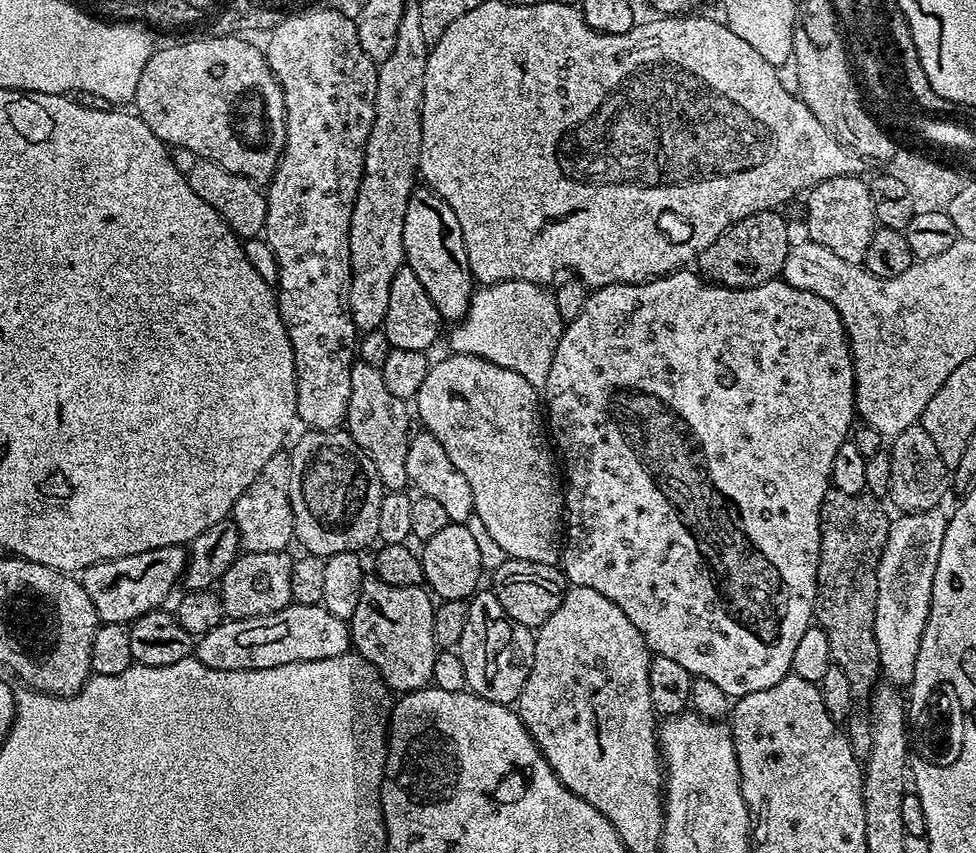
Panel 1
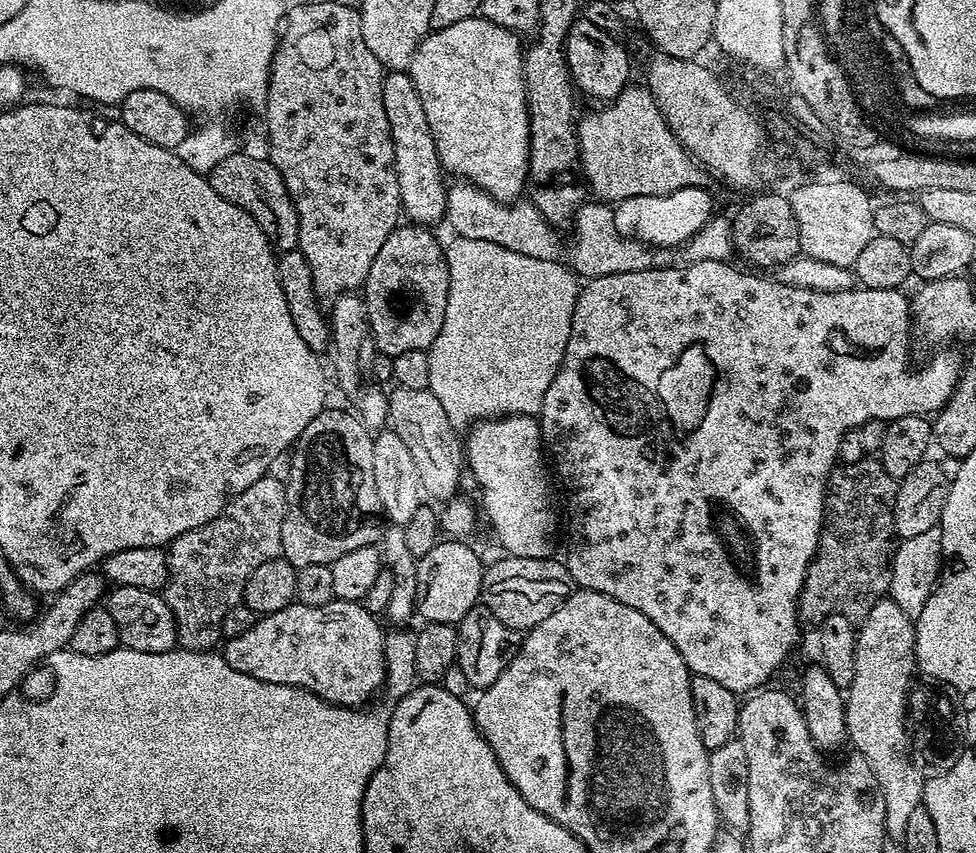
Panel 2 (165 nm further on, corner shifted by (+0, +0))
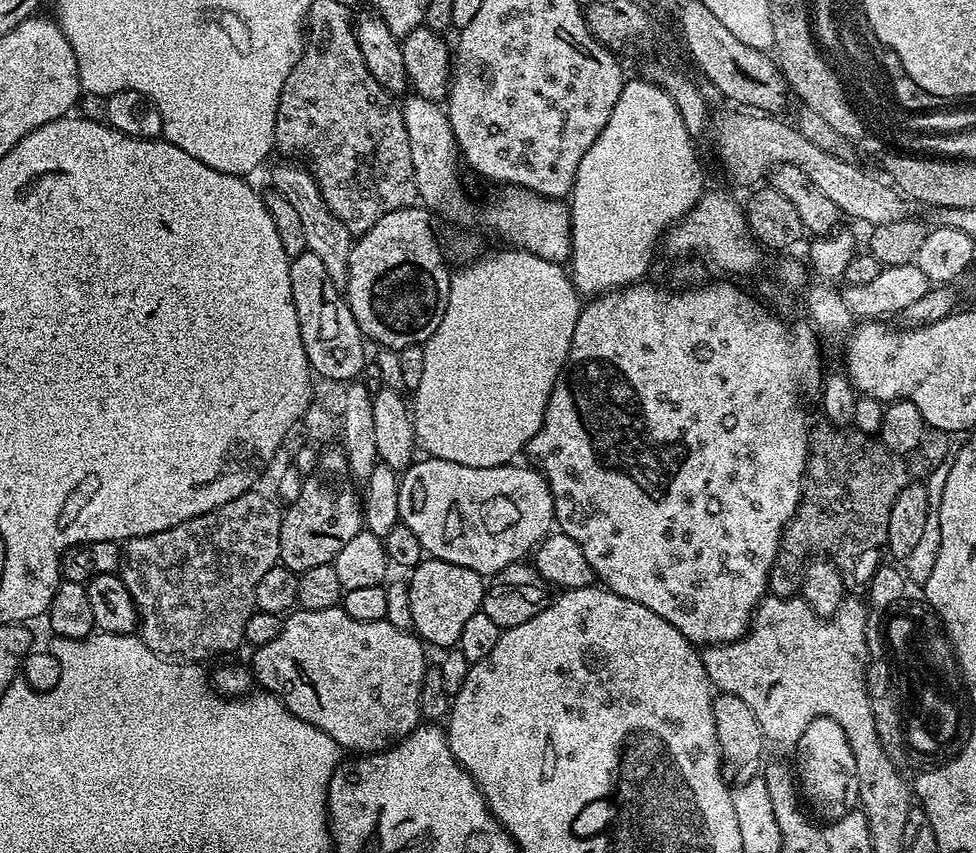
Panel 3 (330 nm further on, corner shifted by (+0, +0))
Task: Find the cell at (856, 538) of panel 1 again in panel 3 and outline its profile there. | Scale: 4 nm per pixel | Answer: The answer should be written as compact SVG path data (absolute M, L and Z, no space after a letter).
M823 426L811 433L810 443L808 445L808 465L804 471L804 489L800 495L800 505L796 507L796 512L792 516L791 522L784 528L784 533L780 539L778 546L778 554L774 558L774 566L768 575L768 592L773 596L795 596L799 593L800 583L804 581L804 567L808 564L809 560L813 559L814 554L823 554L827 559L831 560L836 568L847 578L849 581L857 580L860 586L867 585L868 581L872 579L873 574L877 572L882 563L882 557L885 555L888 547L888 531L890 530L890 510L894 510L894 498L898 494L902 494L902 490L906 490L906 486L910 486L914 482L923 481L924 476L928 476L940 463L943 465L949 459L950 451L948 452L948 440L950 440L949 433L937 432L935 430L929 431L925 435L924 441L920 443L920 447L915 452L907 456L898 452L892 452L881 440L875 435L867 432L858 432L855 428L849 426L846 428L834 428L831 426Z

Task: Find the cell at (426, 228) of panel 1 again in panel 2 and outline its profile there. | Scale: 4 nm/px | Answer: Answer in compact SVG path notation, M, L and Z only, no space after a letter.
M392 70L382 82L382 106L386 106L386 122L390 122L390 134L394 142L394 166L400 187L400 206L403 215L417 226L433 226L444 220L444 211L448 201L446 189L446 173L440 166L438 150L434 146L434 138L430 134L430 122L426 122L426 110L422 110L422 98L418 98L411 75L404 70Z

